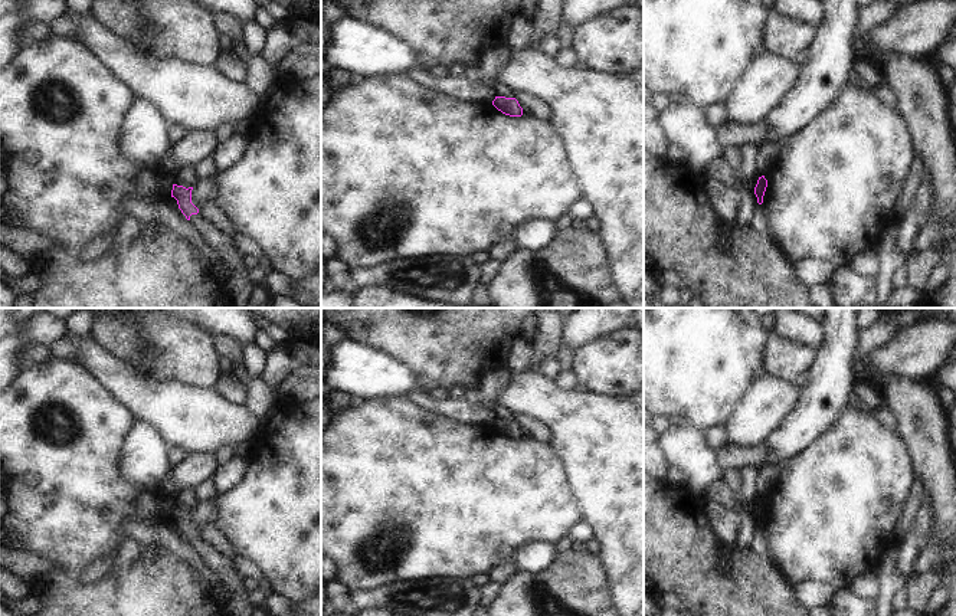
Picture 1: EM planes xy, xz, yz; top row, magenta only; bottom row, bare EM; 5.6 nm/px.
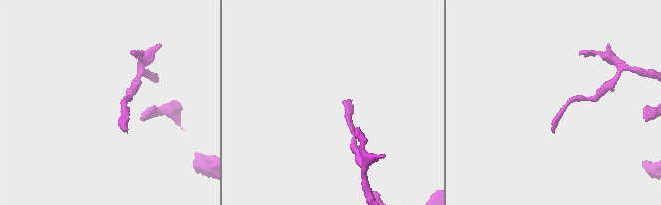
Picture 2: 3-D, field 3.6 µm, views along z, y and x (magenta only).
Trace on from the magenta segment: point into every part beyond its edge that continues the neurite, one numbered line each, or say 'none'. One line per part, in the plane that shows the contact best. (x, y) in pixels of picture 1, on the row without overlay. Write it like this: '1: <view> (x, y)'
1: xy (222, 572)

